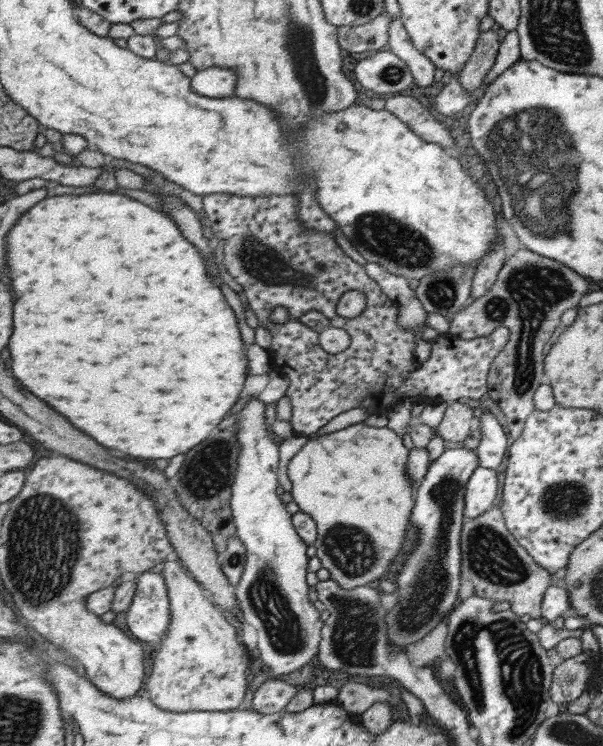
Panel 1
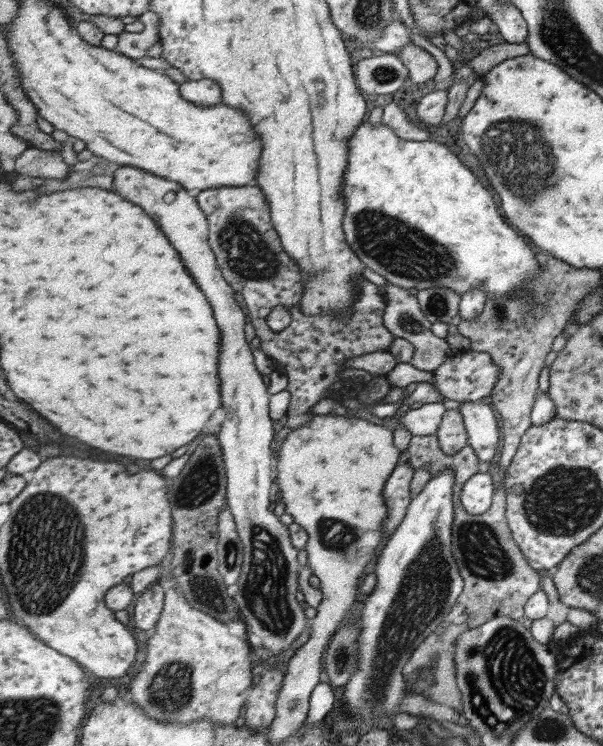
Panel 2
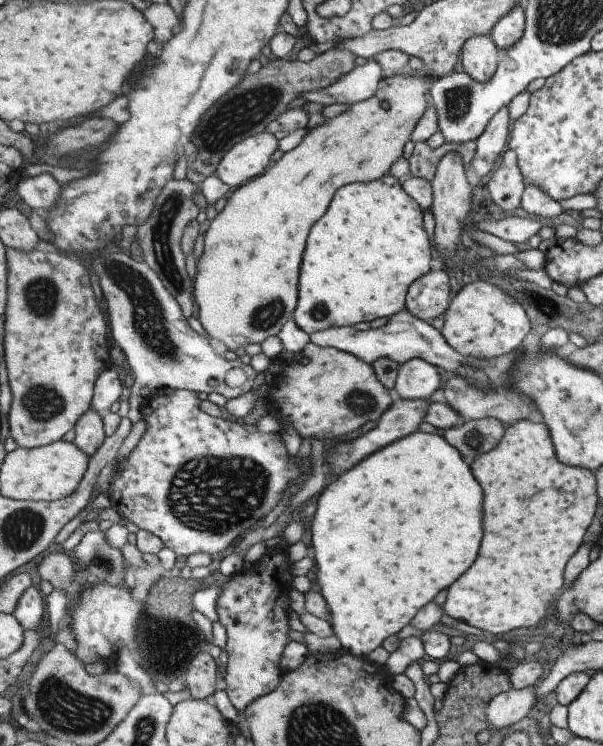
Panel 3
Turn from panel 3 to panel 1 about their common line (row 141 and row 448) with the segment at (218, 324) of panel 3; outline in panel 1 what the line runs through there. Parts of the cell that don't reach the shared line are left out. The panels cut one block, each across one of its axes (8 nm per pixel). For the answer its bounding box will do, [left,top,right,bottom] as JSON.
[289,422,417,590]

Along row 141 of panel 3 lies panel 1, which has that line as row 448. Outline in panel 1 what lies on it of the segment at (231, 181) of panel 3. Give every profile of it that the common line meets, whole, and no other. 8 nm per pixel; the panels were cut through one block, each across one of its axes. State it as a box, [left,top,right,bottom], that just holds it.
[231,396,326,676]

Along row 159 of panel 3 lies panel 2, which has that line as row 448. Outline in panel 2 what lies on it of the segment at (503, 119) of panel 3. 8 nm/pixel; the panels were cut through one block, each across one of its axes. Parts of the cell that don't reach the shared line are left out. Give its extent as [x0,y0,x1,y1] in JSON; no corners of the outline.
[459,400,503,466]

